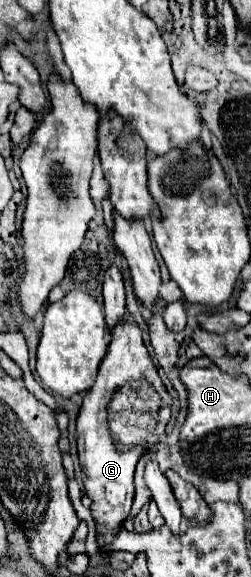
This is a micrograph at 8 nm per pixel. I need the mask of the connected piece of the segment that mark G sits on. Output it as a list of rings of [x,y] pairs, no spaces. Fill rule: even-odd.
[[[112,264],[106,274],[104,274],[104,310],[106,310],[106,322],[108,328],[112,330],[112,342],[114,346],[118,344],[116,350],[108,350],[104,360],[100,362],[98,368],[98,378],[94,382],[94,386],[86,392],[84,396],[84,404],[80,408],[78,414],[78,456],[80,456],[80,464],[84,470],[84,486],[86,486],[86,494],[92,498],[92,516],[98,522],[98,546],[102,548],[102,544],[110,542],[116,534],[116,530],[120,528],[120,524],[124,522],[124,518],[130,514],[130,506],[132,506],[134,498],[134,472],[142,453],[145,448],[136,445],[126,452],[122,448],[118,448],[113,442],[108,422],[106,422],[106,408],[110,403],[112,394],[124,386],[126,382],[132,380],[140,380],[146,378],[156,392],[160,392],[160,396],[168,398],[168,404],[160,408],[160,422],[168,422],[172,416],[172,396],[168,394],[166,386],[162,384],[158,370],[144,346],[142,340],[142,330],[140,326],[132,320],[132,318],[122,318],[126,314],[126,296],[124,296],[124,280],[122,280],[122,272],[116,264]],[[118,322],[118,324],[116,324]],[[116,324],[116,326],[114,326]]]

